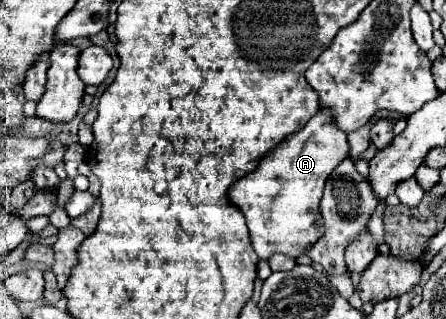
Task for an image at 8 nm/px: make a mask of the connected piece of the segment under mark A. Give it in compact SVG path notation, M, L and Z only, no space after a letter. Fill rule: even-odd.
M317 113L303 131L285 139L271 155L261 159L259 169L237 179L229 187L227 197L245 215L257 257L269 259L273 253L283 253L297 259L319 241L319 235L323 235L323 219L319 211L323 187L329 173L347 155L347 133L331 127L327 115Z

